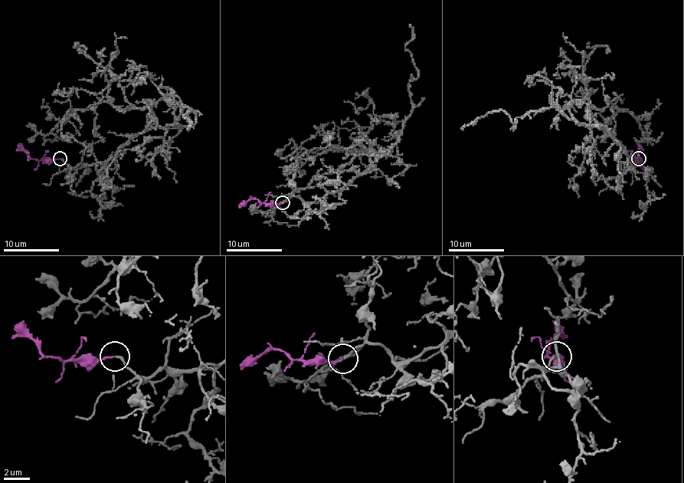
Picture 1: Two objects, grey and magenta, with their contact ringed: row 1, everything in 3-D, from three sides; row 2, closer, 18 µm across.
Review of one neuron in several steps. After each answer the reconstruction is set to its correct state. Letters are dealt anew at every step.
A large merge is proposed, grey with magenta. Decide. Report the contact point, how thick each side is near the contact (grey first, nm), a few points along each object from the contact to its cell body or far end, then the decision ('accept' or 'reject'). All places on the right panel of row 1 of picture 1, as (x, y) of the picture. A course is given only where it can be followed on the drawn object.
place (639, 159); calibres 200 and 150 nm; course grey (638, 159), (632, 167), (639, 163), (592, 117), (587, 127), (554, 107), (515, 123), (488, 112), (460, 128); course magenta (638, 159), (640, 160), (635, 159), (635, 153), (643, 149); accept

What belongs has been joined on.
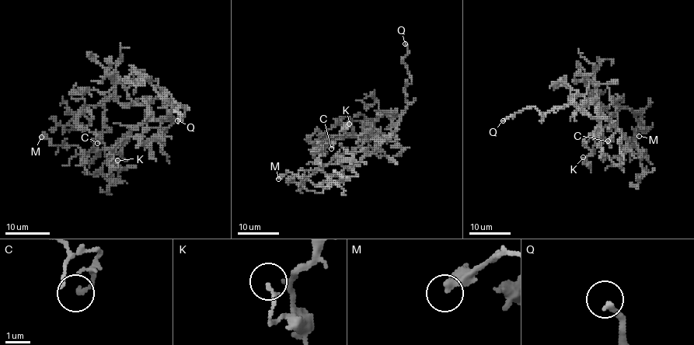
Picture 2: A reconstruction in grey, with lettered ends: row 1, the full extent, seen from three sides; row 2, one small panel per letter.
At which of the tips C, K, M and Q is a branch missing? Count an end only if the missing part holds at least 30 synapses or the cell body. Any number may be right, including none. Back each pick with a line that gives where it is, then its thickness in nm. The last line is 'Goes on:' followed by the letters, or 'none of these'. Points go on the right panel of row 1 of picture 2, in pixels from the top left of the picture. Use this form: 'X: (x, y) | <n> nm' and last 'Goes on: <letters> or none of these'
Q: (503, 120) | 240 nm
Goes on: Q

